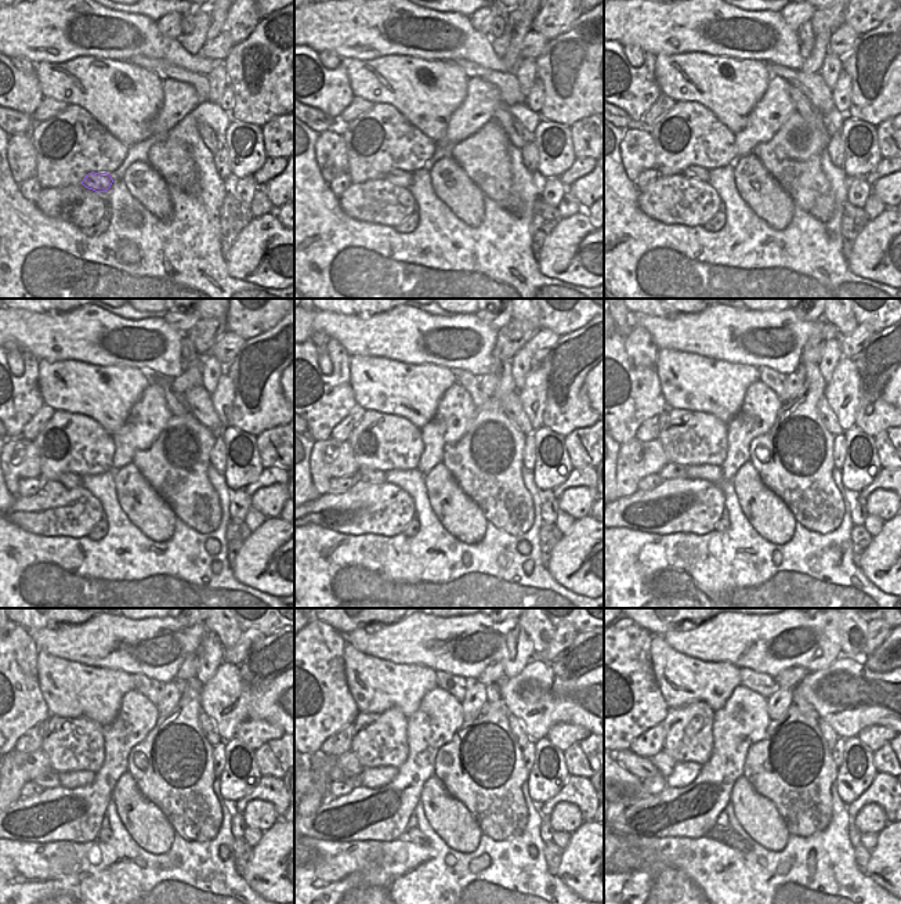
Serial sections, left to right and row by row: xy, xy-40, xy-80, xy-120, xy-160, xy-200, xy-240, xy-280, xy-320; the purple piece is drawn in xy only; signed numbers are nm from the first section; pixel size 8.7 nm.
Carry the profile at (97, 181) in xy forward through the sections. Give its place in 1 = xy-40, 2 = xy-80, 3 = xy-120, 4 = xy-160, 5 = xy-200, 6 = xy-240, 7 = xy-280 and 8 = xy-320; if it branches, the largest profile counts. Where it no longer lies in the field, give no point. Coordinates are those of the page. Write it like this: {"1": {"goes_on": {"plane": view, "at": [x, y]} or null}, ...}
{"1": {"goes_on": {"plane": "xy-40", "at": [401, 179]}}, "2": {"goes_on": {"plane": "xy-80", "at": [693, 172]}}, "3": {"goes_on": {"plane": "xy-120", "at": [69, 480]}}, "4": {"goes_on": {"plane": "xy-160", "at": [376, 477]}}, "5": {"goes_on": {"plane": "xy-200", "at": [672, 470]}}, "6": {"goes_on": {"plane": "xy-240", "at": [50, 780]}}, "7": {"goes_on": {"plane": "xy-280", "at": [336, 774]}}, "8": {"goes_on": {"plane": "xy-320", "at": [640, 766]}}}

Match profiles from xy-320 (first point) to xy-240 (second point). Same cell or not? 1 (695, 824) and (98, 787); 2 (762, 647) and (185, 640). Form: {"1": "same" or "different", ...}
{"1": "same", "2": "same"}

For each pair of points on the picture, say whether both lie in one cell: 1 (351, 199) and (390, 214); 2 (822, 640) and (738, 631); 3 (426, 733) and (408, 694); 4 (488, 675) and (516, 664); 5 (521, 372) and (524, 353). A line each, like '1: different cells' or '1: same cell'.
1: same cell
2: same cell
3: different cells
4: different cells
5: same cell

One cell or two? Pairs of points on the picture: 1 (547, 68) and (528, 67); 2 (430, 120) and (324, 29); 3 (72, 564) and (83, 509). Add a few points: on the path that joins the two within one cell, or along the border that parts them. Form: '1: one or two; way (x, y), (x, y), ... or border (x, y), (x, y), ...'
1: two; border (534, 60), (536, 76)
2: two; border (390, 54), (368, 60), (344, 60)
3: two; border (46, 535), (86, 537)

